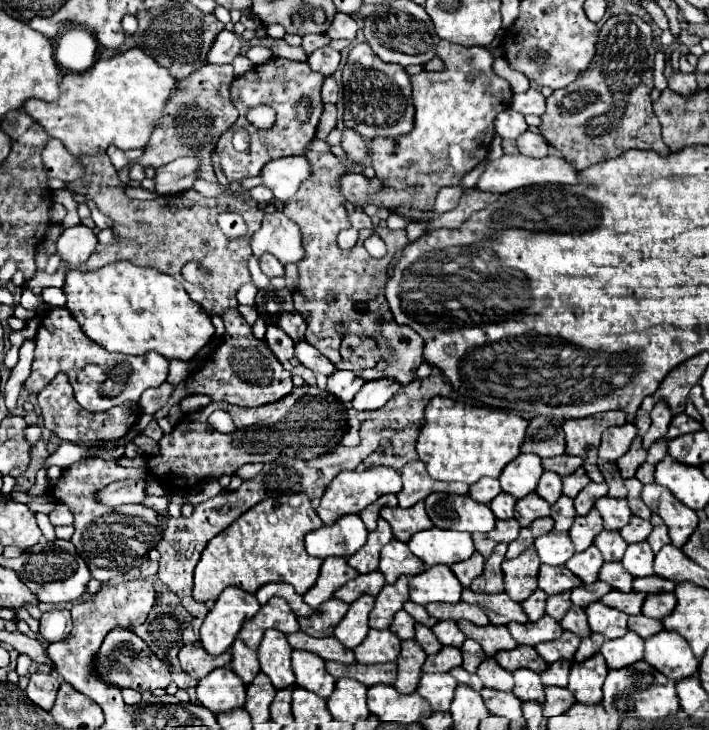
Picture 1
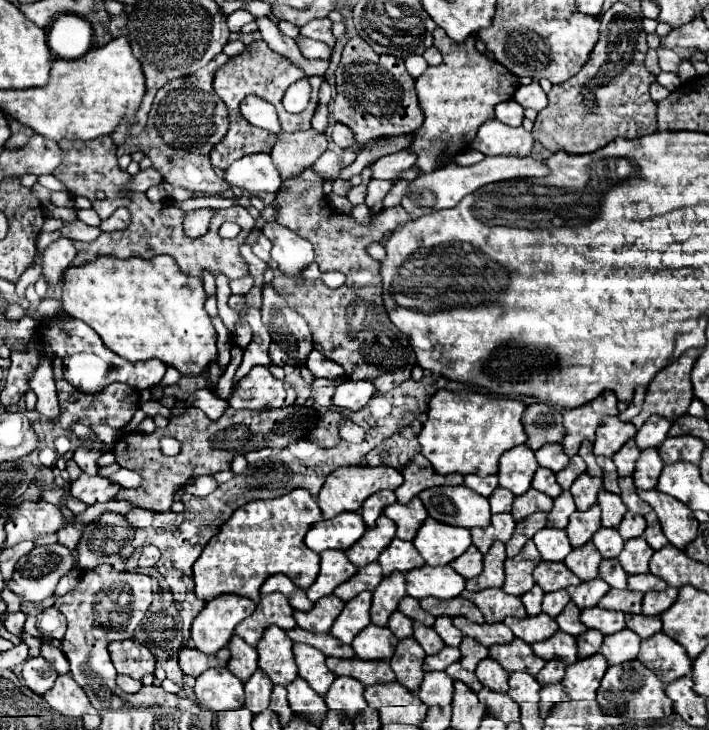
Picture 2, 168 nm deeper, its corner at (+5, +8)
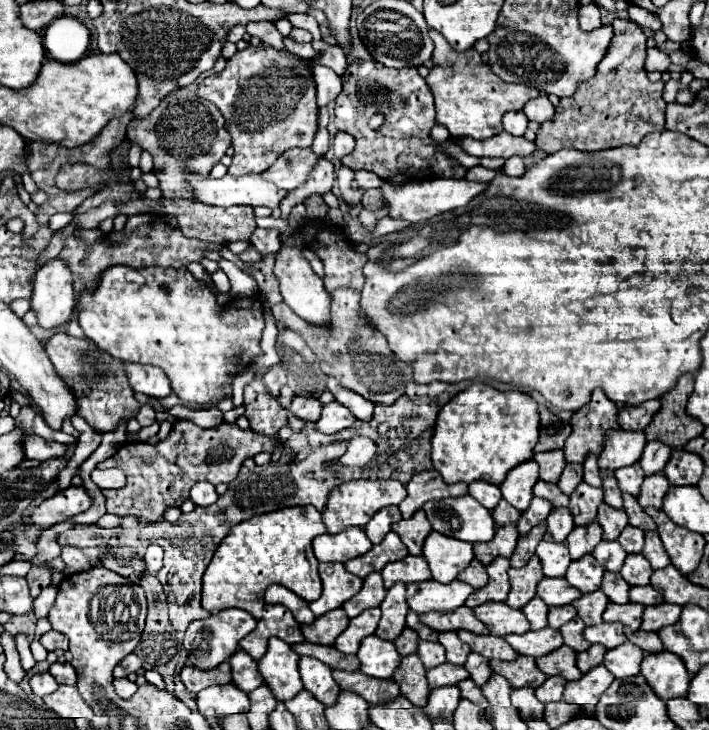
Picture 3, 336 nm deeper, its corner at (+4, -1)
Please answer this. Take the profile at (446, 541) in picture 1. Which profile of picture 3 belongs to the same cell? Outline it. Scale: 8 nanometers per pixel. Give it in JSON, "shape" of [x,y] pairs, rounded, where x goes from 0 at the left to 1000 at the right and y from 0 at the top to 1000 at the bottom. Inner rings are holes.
{"shape":[[[618,729],[604,732],[595,762],[601,764],[609,781],[609,792],[623,800],[638,797],[646,789],[646,784],[652,784],[669,764],[666,745]]]}

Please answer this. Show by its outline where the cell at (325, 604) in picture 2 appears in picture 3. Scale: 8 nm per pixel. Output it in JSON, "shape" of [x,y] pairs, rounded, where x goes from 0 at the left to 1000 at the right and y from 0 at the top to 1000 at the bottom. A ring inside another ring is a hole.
{"shape":[[[482,833],[465,836],[457,844],[449,844],[440,855],[426,858],[426,868],[434,879],[443,882],[471,882],[471,877],[488,863],[494,847]]]}

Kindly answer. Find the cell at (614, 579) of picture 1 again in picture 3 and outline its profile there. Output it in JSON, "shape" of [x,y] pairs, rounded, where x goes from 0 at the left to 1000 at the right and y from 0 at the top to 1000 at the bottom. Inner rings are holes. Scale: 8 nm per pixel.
{"shape":[[[852,784],[852,795],[846,808],[869,827],[883,827],[886,825],[886,808],[883,797],[877,797],[877,789],[872,784]]]}

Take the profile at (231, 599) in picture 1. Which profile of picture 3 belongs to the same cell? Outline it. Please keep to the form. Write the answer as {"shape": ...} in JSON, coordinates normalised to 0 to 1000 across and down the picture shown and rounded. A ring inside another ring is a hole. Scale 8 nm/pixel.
{"shape":[[[319,833],[313,838],[302,838],[288,849],[276,849],[265,858],[262,871],[260,871],[260,888],[265,893],[268,910],[282,915],[282,918],[296,918],[305,915],[307,910],[319,907],[333,890],[336,879],[361,860],[361,849],[355,841],[339,836],[339,833]]]}

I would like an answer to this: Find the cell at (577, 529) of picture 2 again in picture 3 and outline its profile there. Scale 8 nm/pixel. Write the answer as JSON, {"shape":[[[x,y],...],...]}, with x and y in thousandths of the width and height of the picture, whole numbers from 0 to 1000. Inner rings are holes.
{"shape":[[[832,715],[827,721],[812,721],[804,729],[804,737],[798,737],[807,767],[821,764],[824,759],[832,759],[849,740],[849,721],[843,715]]]}

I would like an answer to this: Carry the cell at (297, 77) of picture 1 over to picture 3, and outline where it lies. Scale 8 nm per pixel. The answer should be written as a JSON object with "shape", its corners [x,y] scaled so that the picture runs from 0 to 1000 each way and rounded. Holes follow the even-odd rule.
{"shape":[[[375,60],[364,66],[350,63],[347,68],[333,71],[319,85],[319,93],[310,101],[299,101],[282,112],[279,132],[305,142],[313,159],[319,162],[319,178],[327,186],[327,203],[330,203],[327,225],[322,230],[322,238],[327,241],[378,233],[401,205],[412,200],[423,200],[423,203],[440,200],[443,184],[449,178],[449,142],[446,142],[446,123],[437,99],[409,74],[392,71]]]}

